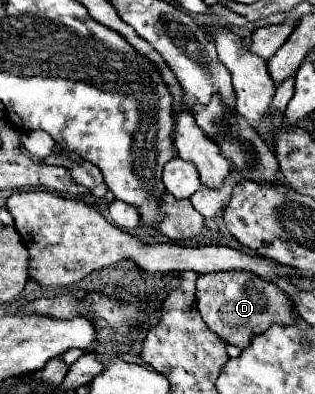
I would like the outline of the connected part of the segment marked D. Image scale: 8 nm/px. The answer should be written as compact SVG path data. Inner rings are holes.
M224 270L198 274L196 290L196 304L202 320L226 344L232 344L240 350L248 346L254 334L262 334L264 330L268 330L270 324L294 324L298 320L288 296L276 284L262 280L252 272Z

